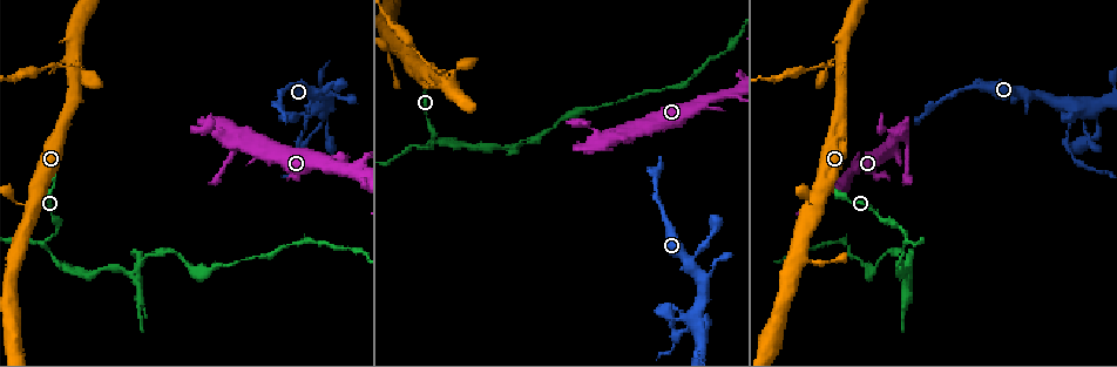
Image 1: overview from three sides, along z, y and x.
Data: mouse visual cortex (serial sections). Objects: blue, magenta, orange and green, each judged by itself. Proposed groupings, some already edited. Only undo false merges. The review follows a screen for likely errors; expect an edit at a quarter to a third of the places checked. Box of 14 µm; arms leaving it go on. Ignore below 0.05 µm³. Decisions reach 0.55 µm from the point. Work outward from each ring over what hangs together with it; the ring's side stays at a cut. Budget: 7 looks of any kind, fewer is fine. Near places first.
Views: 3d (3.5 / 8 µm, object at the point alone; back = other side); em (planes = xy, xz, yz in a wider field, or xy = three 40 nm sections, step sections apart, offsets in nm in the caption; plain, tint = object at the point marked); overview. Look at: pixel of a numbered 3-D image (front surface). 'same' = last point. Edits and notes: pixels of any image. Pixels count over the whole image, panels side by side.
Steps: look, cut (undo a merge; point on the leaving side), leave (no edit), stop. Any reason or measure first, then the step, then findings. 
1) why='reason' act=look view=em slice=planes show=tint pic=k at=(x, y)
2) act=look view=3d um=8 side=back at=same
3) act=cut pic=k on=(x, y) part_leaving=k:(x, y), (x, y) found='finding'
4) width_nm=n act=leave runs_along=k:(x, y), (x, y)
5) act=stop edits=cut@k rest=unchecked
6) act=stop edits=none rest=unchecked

act=look view=em slice=planes show=tint pic=1 at=(419, 148)

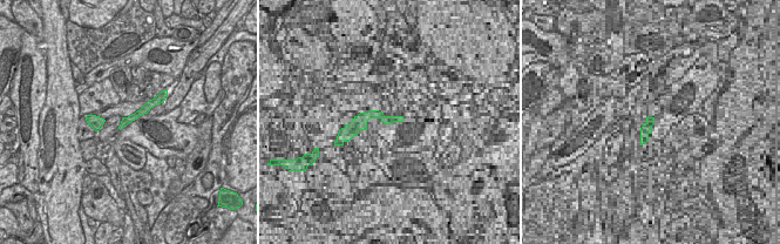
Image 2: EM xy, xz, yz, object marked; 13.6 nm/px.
act=look view=3d um=3.5 at=same

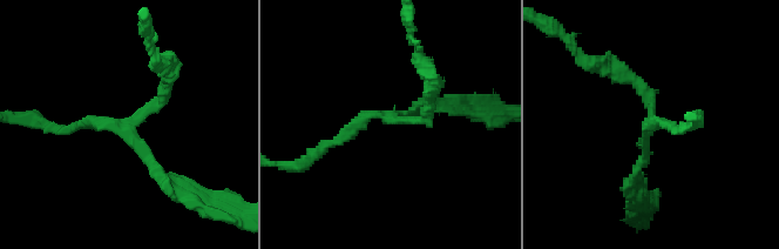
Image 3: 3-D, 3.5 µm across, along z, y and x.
width_nm=120 act=cut pic=3 on=(345, 134) part_leaving=3:(129, 126), (161, 176), (204, 206) found='two cells meet here'

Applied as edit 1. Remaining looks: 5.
why='small branch off a trunk' act=look view=3d um=3.5 pic=1 at=(841, 59)

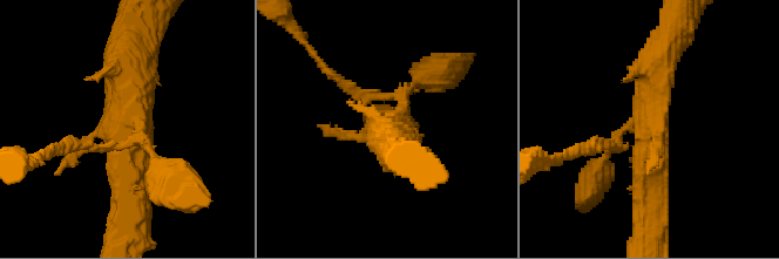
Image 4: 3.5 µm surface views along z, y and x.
why='now the EM' act=look view=em slice=xy step=3 show=tint pic=4 at=(132, 129)

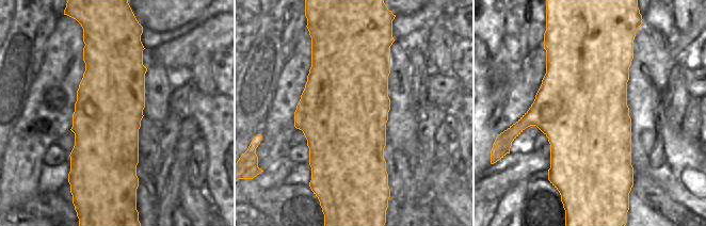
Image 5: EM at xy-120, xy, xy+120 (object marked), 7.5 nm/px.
act=cut pic=4 on=(340, 82) found='a second cell is stuck on'

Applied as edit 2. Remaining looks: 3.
why='see it whole again' act=look view=overview

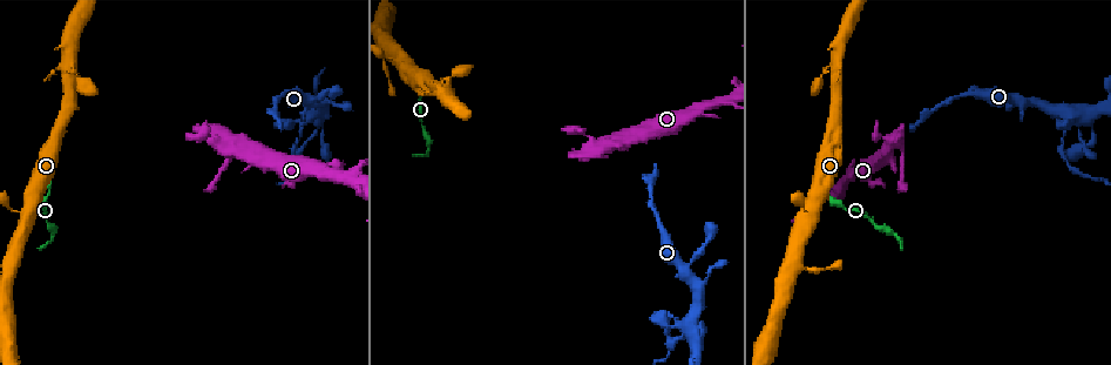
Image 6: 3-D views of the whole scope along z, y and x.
why='a fork' act=look view=em slice=xy step=1 show=tint pic=6 at=(697, 281)

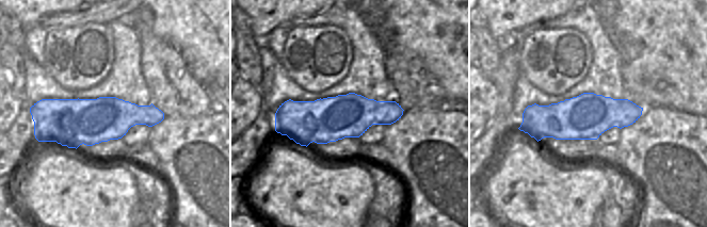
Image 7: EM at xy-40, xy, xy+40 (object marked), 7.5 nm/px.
act=look view=3d um=3.5 at=same

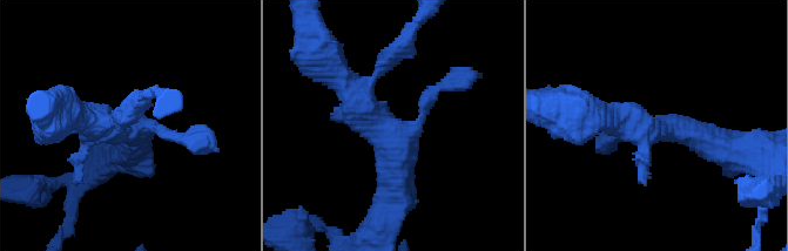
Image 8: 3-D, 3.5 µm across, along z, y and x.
act=leave runs_along=8:(338, 77), (396, 143), (392, 204) found='one cell here'

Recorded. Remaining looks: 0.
act=stop edits=cut@3,cut@4 rest=unchecked

